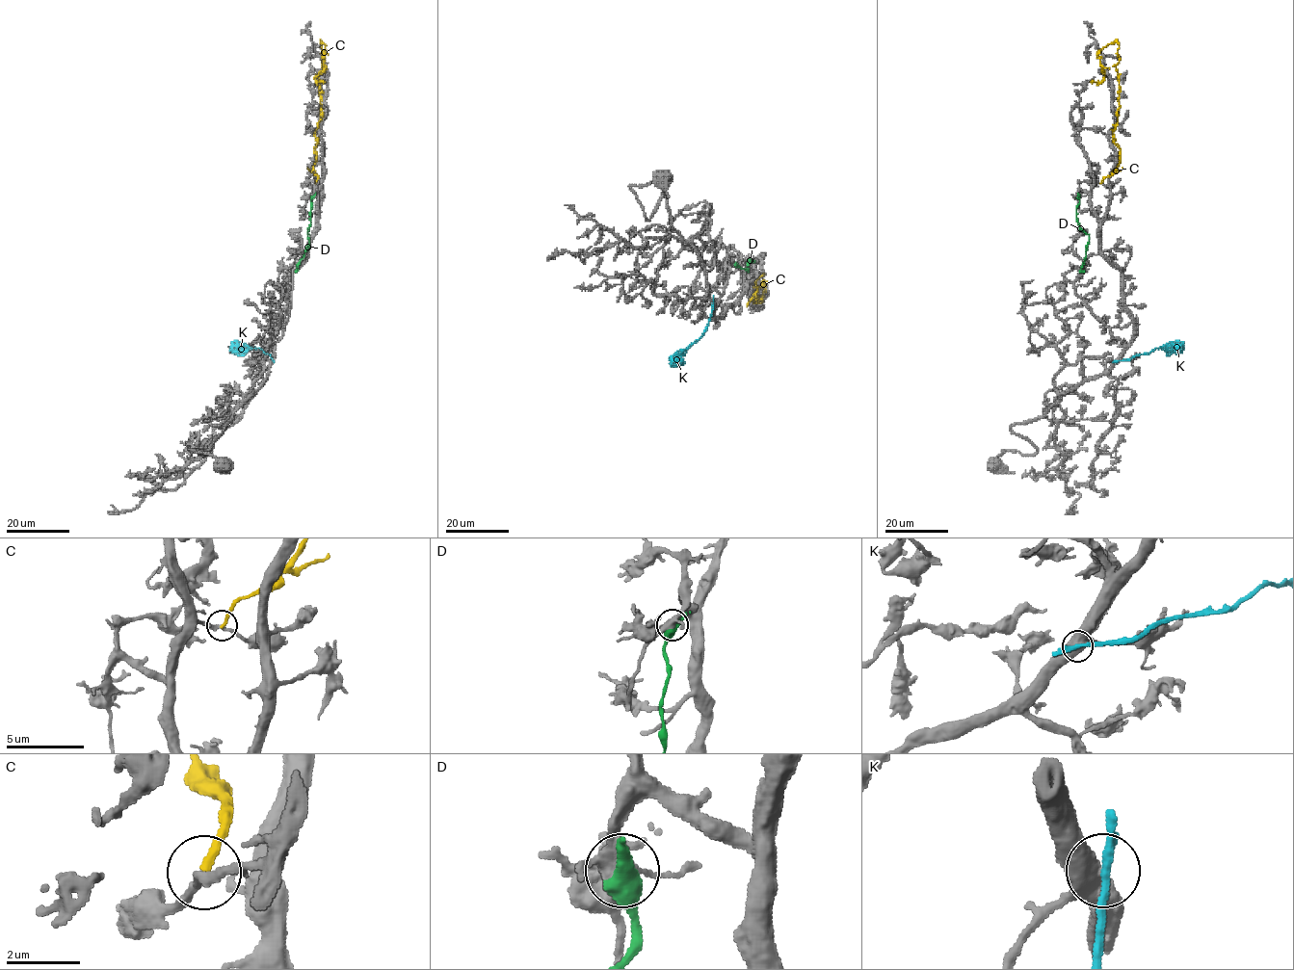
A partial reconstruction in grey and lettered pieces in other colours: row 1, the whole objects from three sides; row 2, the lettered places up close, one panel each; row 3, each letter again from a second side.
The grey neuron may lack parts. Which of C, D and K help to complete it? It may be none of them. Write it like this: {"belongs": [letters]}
{"belongs": []}

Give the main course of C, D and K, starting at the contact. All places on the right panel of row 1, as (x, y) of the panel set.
C: (1101, 183), (1120, 159), (1120, 147), (1113, 135), (1119, 89), (1117, 40), (1097, 53), (1103, 79), (1091, 82)
D: (1078, 196), (1076, 221), (1088, 234), (1088, 243), (1081, 268), (1084, 270)
K: (1118, 361), (1129, 360), (1155, 349), (1173, 349), (1179, 353), (1184, 348)

